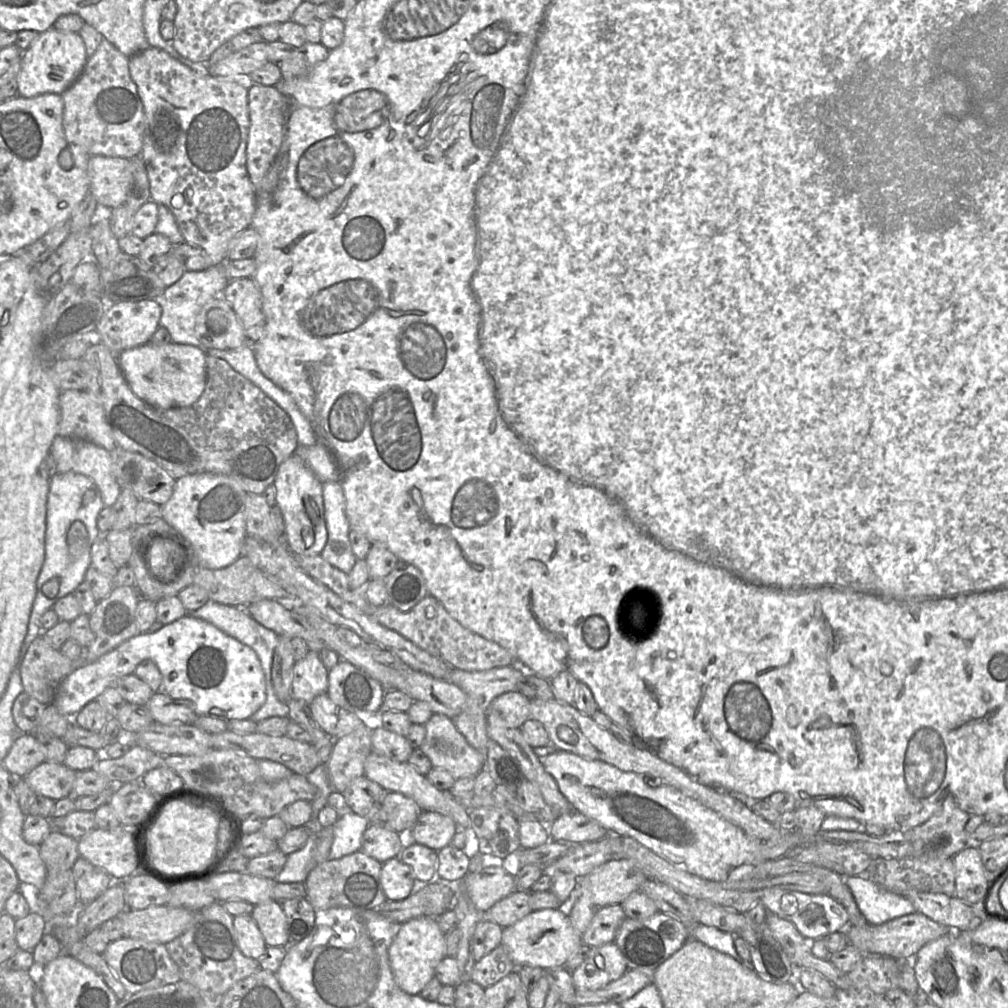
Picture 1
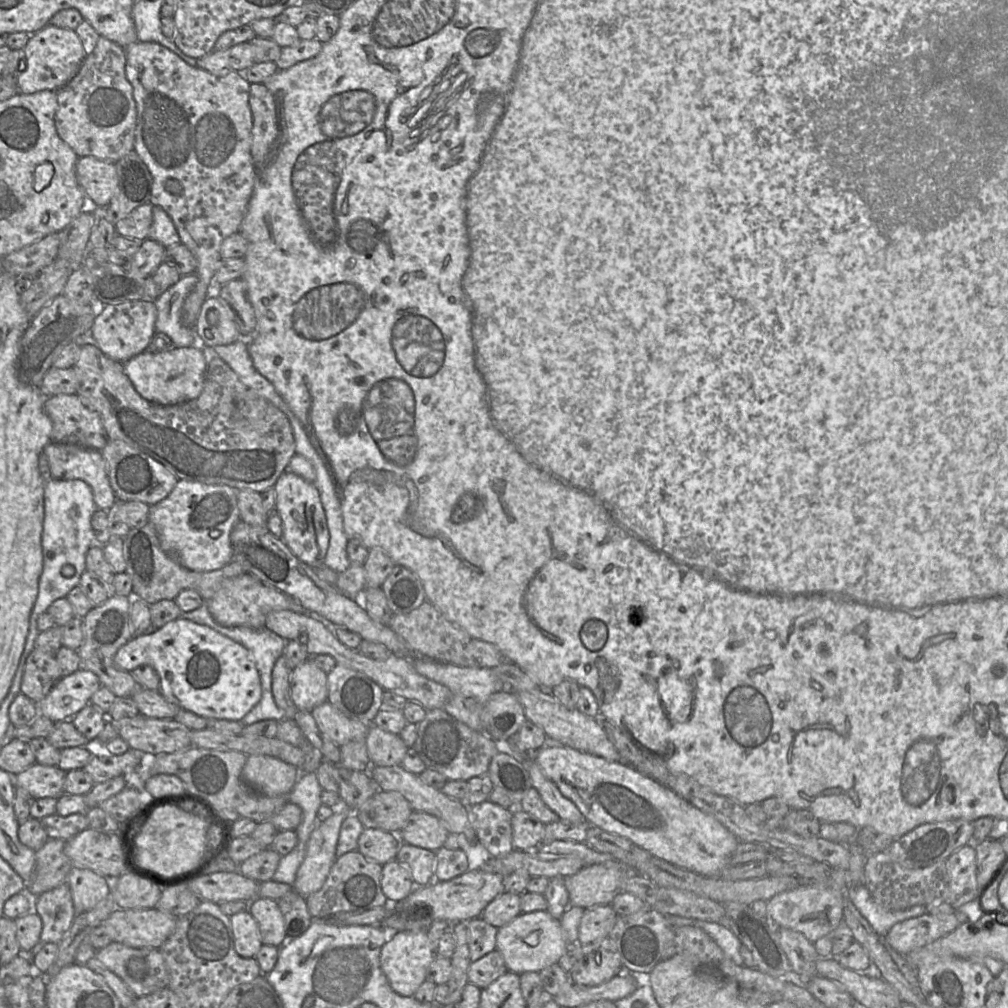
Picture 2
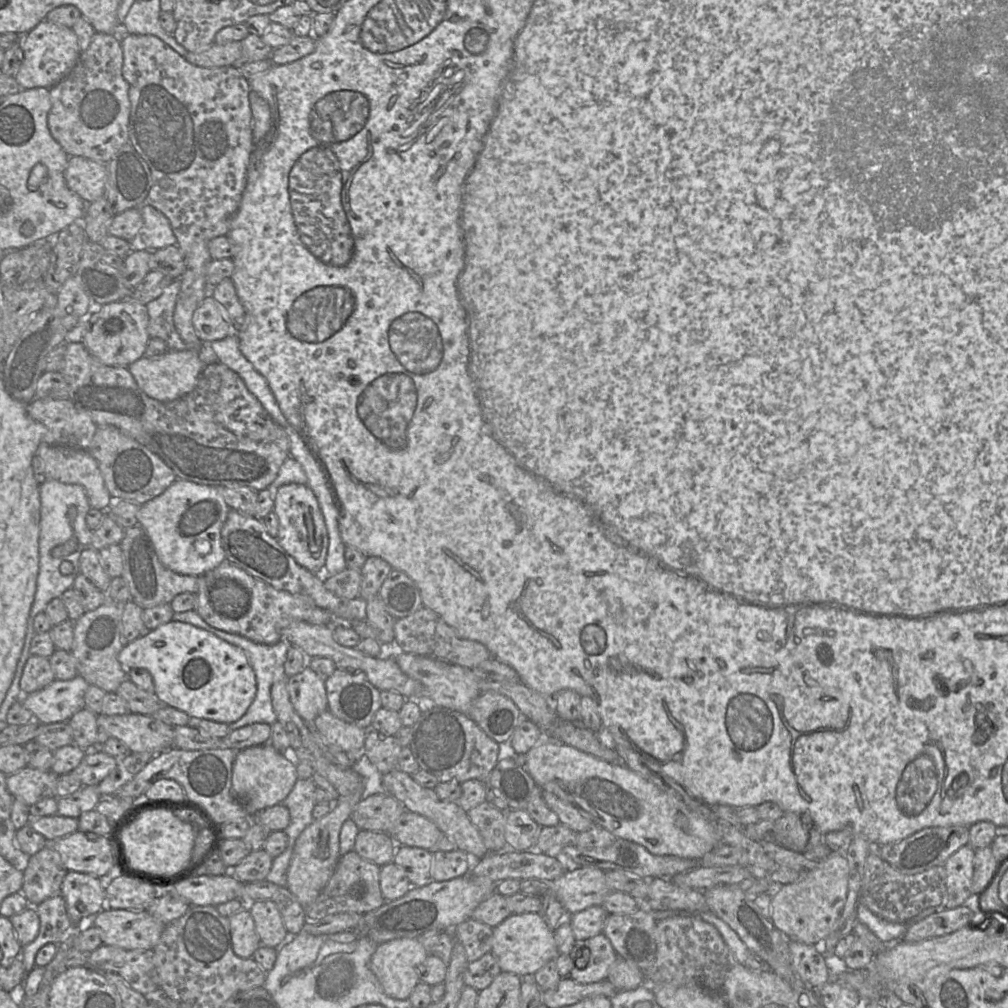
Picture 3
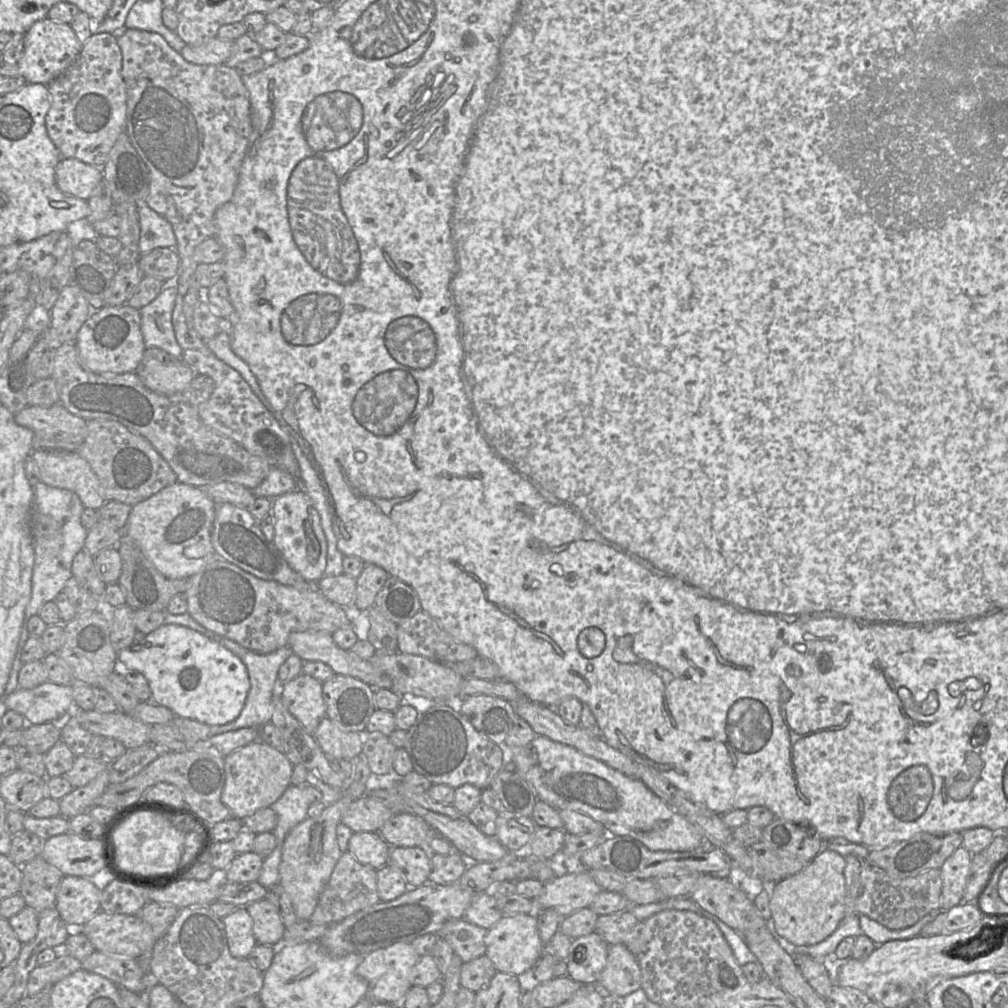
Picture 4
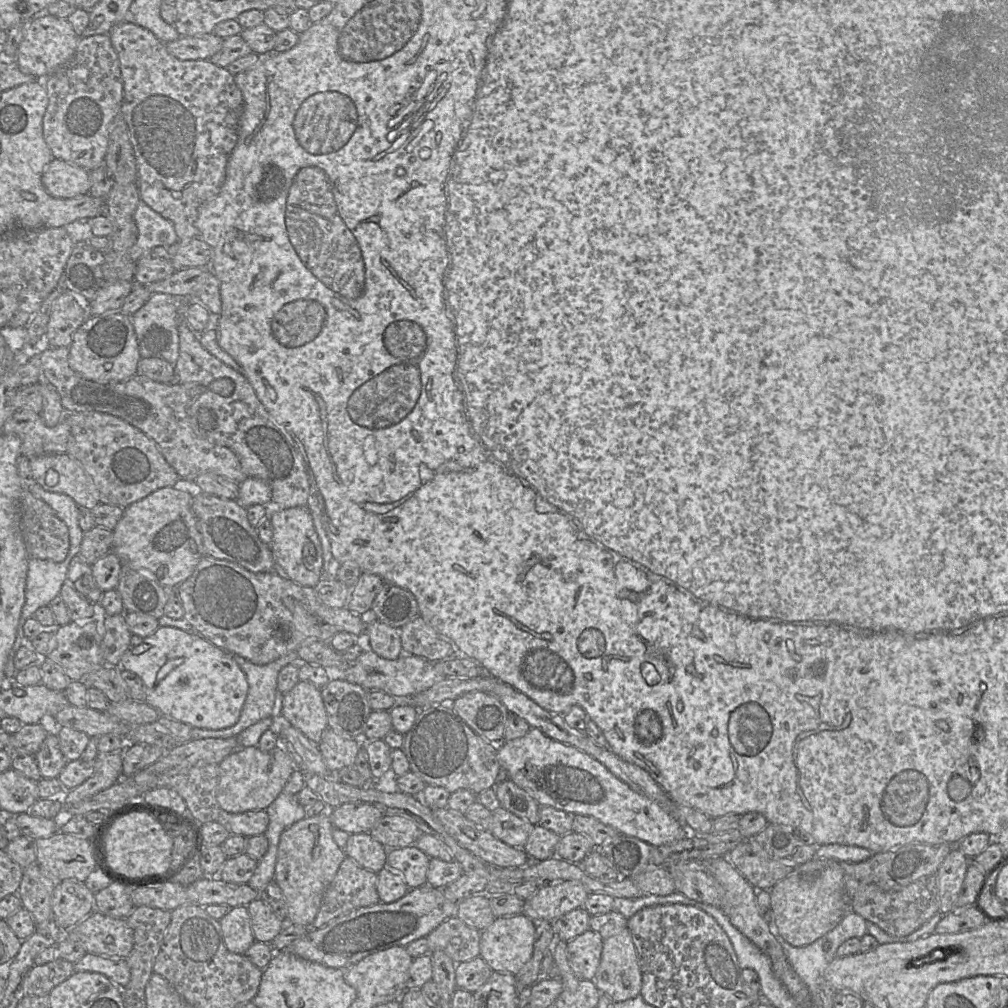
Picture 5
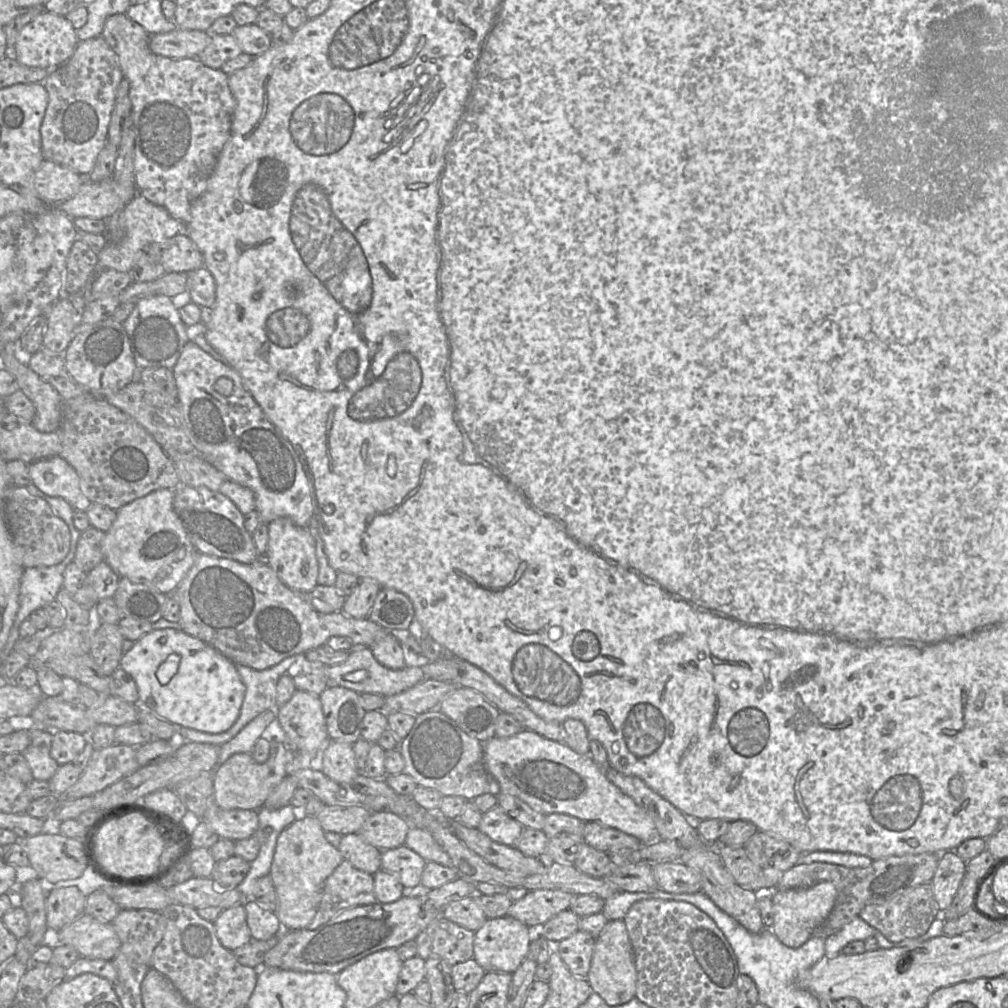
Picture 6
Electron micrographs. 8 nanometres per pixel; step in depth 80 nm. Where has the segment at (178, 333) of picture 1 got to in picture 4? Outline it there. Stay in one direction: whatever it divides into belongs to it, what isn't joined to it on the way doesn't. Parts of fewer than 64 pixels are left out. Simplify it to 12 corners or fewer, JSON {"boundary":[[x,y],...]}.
{"boundary":[[176,281],[139,310],[145,347],[182,355],[172,324]]}

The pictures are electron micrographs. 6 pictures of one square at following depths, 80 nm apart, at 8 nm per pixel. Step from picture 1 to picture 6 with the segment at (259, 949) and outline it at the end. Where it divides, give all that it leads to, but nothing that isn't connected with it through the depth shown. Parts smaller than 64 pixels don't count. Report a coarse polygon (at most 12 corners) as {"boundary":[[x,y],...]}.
{"boundary":[[244,904],[223,909],[213,923],[231,952],[253,941]]}

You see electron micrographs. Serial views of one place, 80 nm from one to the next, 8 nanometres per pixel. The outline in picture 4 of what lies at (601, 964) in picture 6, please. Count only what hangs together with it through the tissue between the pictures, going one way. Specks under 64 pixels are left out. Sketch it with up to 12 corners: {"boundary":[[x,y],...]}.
{"boundary":[[623,944],[610,945],[597,986],[626,996],[641,988],[637,957]]}

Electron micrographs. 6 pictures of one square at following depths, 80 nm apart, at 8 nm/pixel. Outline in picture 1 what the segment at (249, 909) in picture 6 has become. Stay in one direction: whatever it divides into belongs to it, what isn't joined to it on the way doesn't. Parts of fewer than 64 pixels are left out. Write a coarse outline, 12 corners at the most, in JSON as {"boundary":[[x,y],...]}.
{"boundary":[[281,902],[254,905],[251,916],[267,946],[290,946]]}

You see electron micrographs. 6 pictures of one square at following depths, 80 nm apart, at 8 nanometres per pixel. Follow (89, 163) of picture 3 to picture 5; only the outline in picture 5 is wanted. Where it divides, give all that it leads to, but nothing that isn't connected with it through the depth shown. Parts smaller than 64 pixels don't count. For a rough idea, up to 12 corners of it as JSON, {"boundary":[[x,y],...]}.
{"boundary":[[52,159],[42,184],[53,197],[90,192],[90,172]]}

